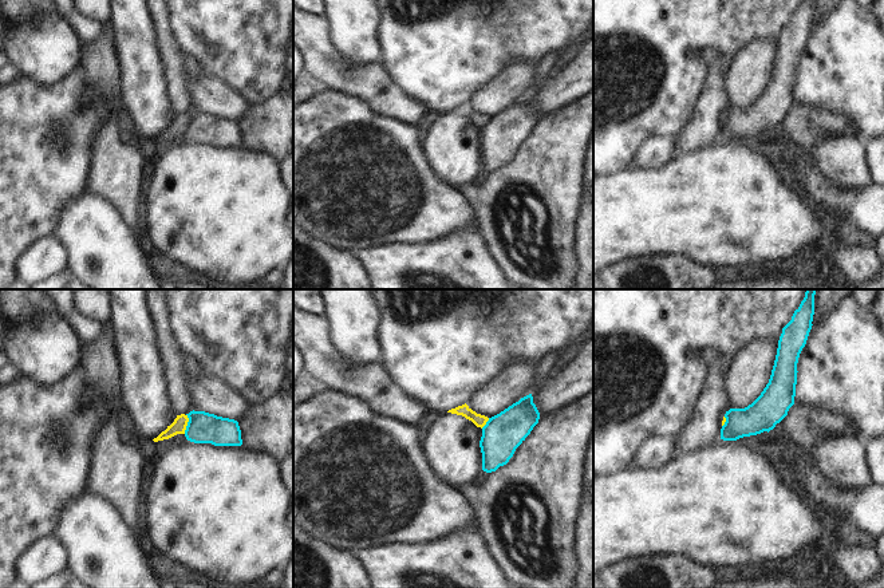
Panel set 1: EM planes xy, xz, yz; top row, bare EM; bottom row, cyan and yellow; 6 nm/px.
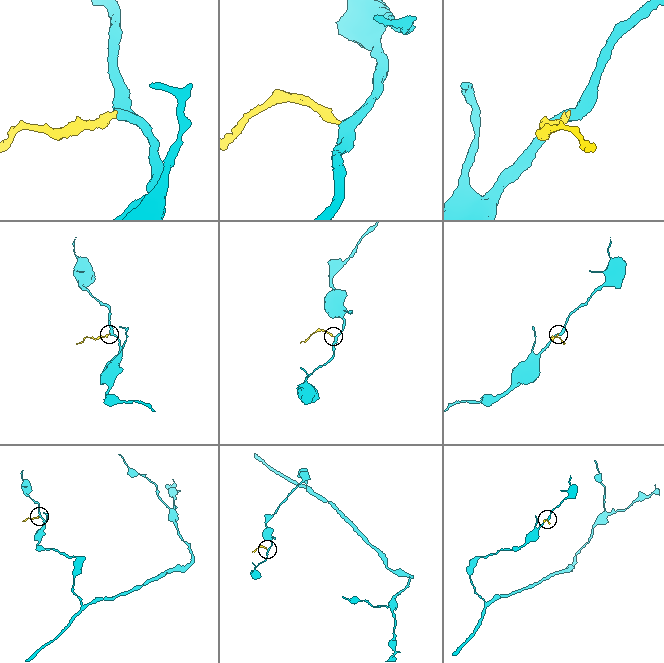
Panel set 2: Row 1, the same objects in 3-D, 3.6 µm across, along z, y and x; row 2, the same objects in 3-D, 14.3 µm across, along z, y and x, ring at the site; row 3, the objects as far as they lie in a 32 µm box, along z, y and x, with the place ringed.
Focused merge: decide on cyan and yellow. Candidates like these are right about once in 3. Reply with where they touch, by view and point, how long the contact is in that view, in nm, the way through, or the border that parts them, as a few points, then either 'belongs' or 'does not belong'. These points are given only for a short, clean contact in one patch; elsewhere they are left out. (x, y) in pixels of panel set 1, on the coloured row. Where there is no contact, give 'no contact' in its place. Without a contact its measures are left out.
xy (188, 423) | 120 nm | along xy (186, 414), (188, 423), (184, 433) | does not belong

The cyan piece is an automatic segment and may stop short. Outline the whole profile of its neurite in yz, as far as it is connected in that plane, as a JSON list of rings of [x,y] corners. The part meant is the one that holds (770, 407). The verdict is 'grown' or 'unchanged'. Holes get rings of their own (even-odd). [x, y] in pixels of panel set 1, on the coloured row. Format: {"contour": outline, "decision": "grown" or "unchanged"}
{"contour": [[[806,289],[792,320],[782,328],[771,375],[761,395],[745,409],[726,411],[721,439],[769,433],[788,415],[794,405],[798,358],[813,325],[816,291]]], "decision": "unchanged"}

